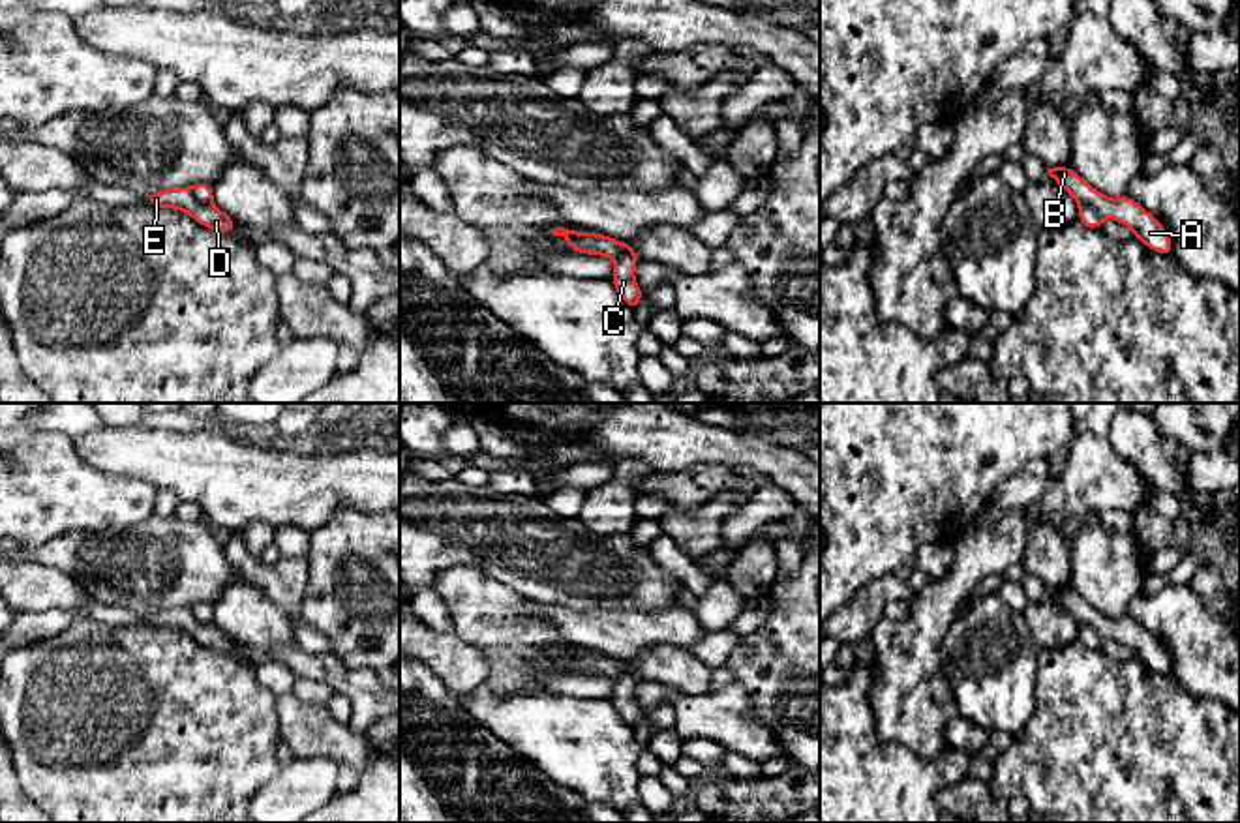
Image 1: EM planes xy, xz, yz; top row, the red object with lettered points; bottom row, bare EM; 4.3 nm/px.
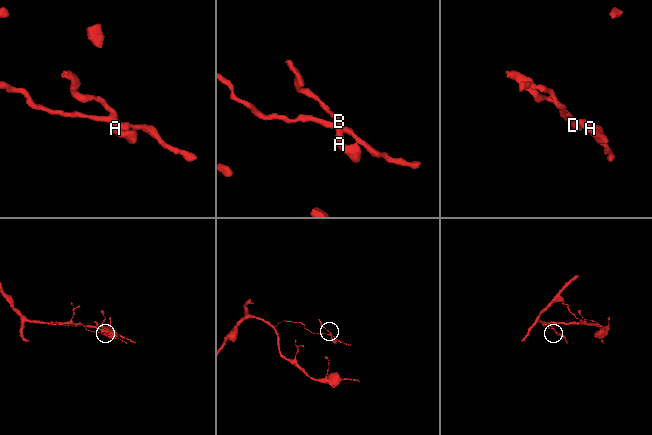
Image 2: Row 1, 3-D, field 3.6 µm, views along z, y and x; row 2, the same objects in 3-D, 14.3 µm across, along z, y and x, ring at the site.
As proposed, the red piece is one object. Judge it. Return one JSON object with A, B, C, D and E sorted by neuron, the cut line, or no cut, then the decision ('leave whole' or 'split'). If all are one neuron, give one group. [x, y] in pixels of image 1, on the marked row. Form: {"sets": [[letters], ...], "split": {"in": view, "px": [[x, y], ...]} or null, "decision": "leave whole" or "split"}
{"sets": [["A", "B", "C"], ["D", "E"]], "split": {"in": "xy", "px": [[190, 188], [199, 201], [211, 203]]}, "decision": "split"}

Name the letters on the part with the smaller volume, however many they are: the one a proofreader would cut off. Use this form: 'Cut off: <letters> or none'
Cut off: A, B, C

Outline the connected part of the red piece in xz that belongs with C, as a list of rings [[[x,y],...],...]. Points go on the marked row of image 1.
[[[623,253],[615,259],[615,274],[612,276],[612,283],[617,289],[621,300],[634,311],[643,298],[643,291],[638,287],[634,279],[634,268],[638,264],[638,257],[630,253]]]

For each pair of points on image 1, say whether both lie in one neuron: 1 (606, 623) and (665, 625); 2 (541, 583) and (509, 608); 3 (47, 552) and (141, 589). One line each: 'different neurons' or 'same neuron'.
1: same neuron
2: different neurons
3: same neuron

